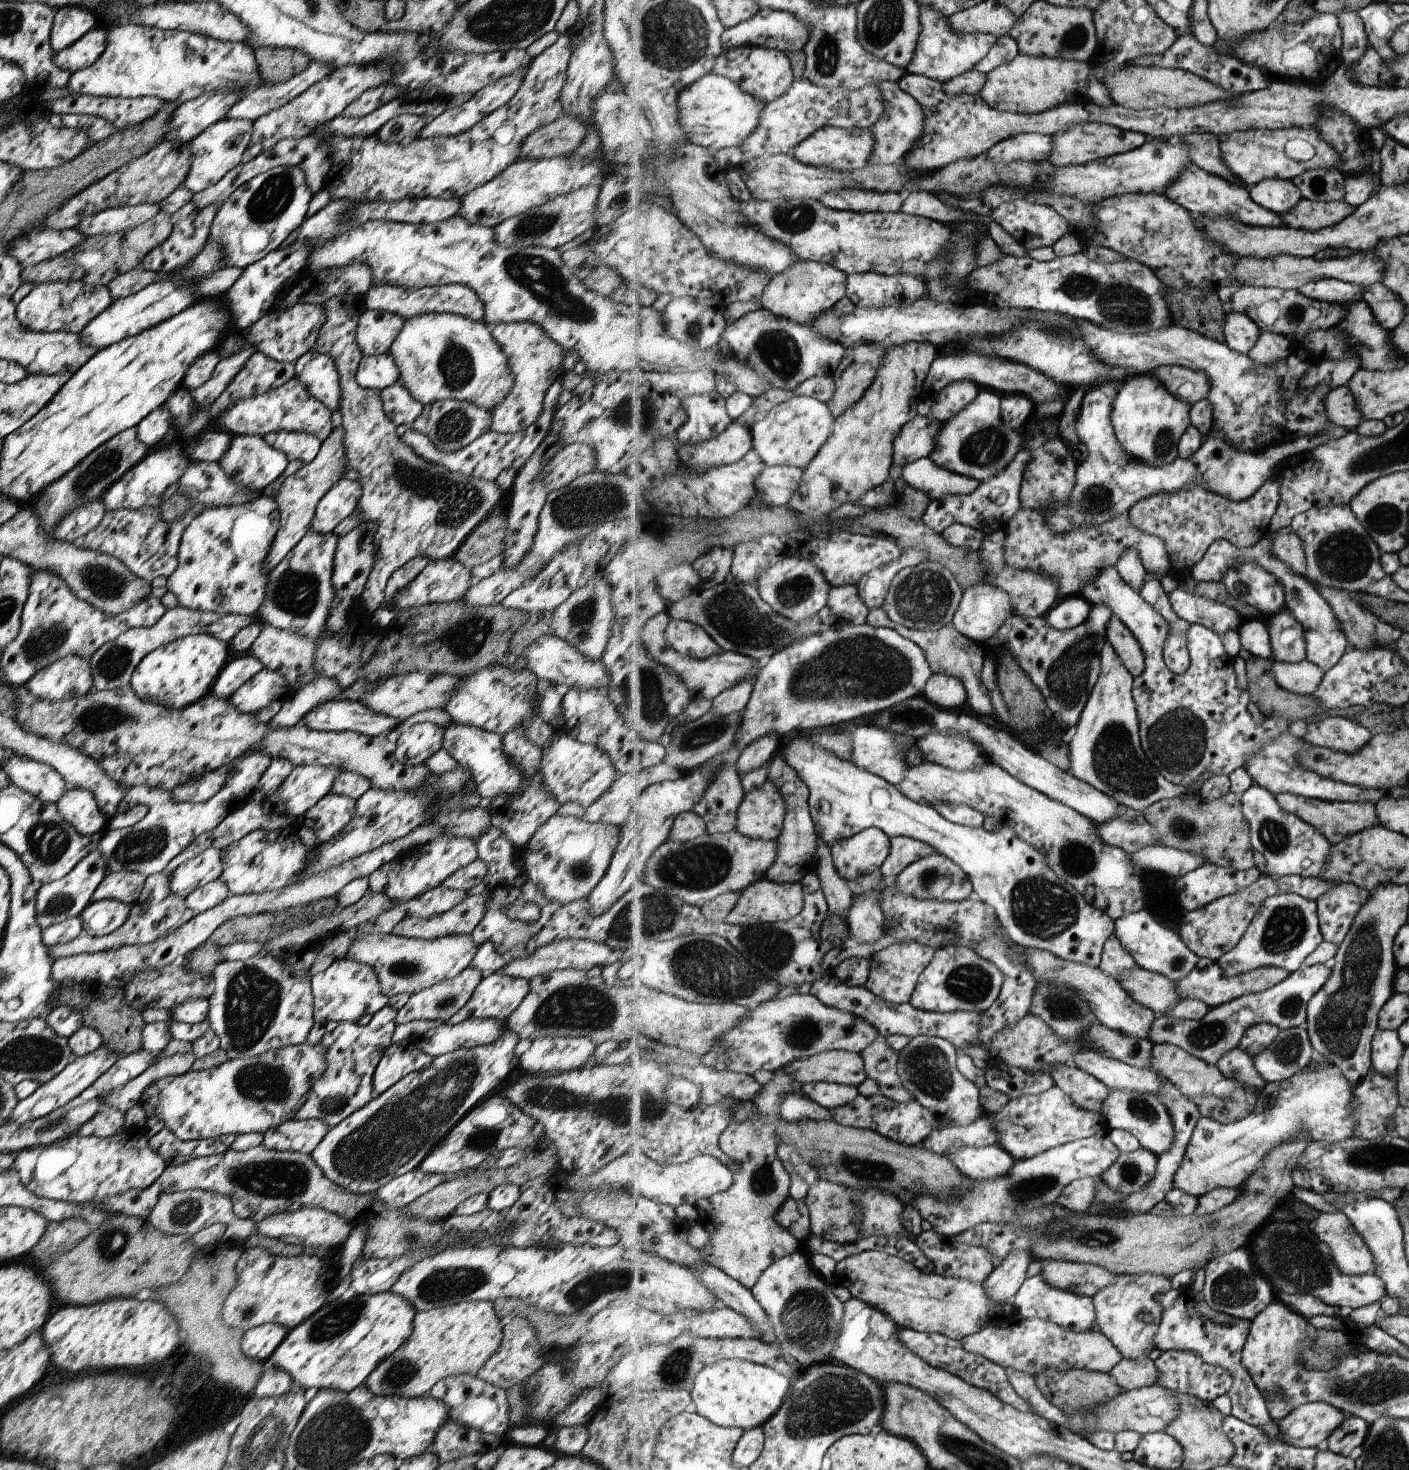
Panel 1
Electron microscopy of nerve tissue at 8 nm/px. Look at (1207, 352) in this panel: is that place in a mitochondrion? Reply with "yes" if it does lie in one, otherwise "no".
no

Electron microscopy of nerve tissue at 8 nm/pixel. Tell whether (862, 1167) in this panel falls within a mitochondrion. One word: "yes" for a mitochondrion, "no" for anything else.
yes

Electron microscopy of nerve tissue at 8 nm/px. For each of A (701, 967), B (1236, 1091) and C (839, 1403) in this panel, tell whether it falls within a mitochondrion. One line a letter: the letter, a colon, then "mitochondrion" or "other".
A: mitochondrion
B: other
C: mitochondrion

